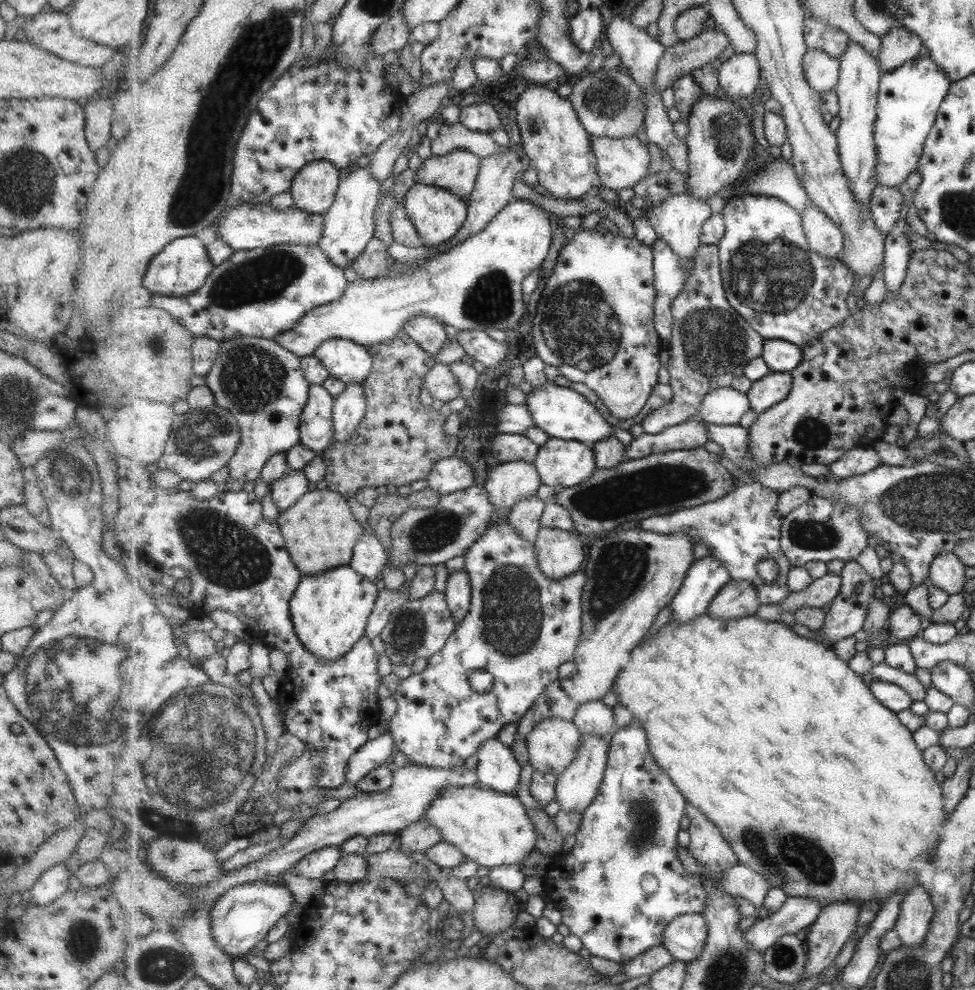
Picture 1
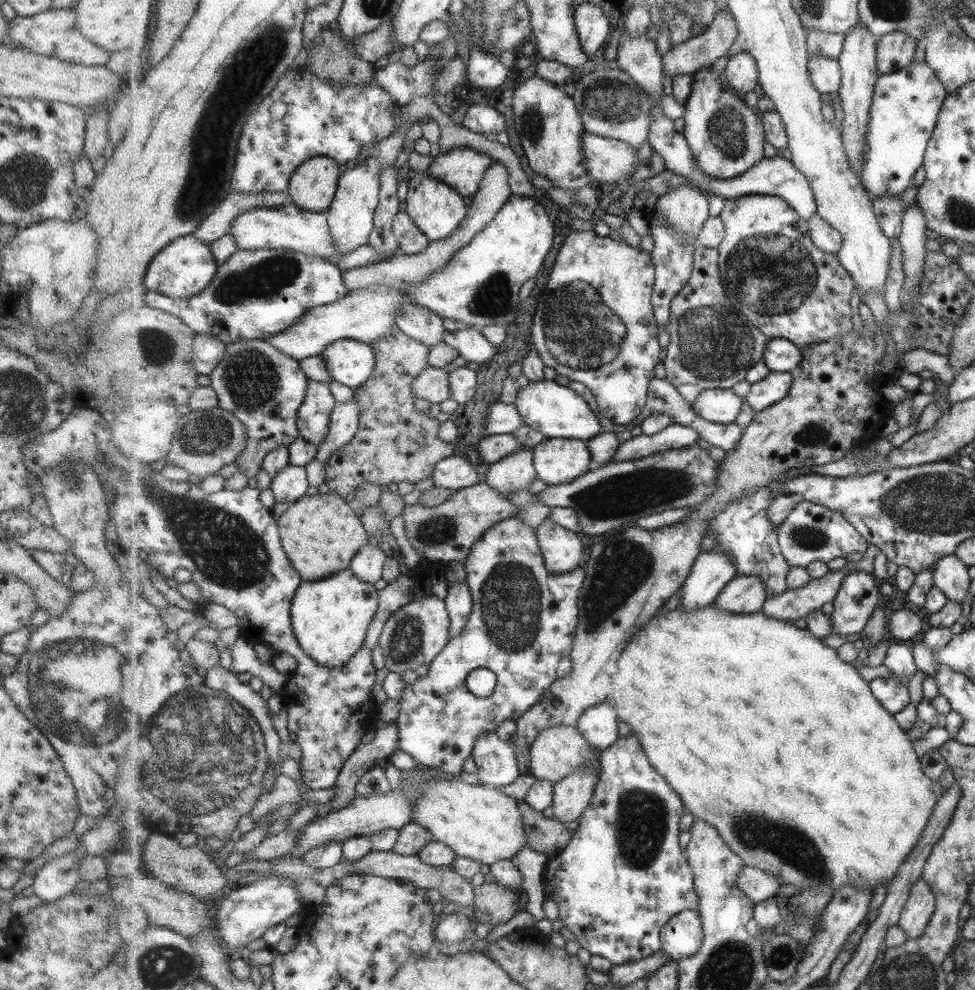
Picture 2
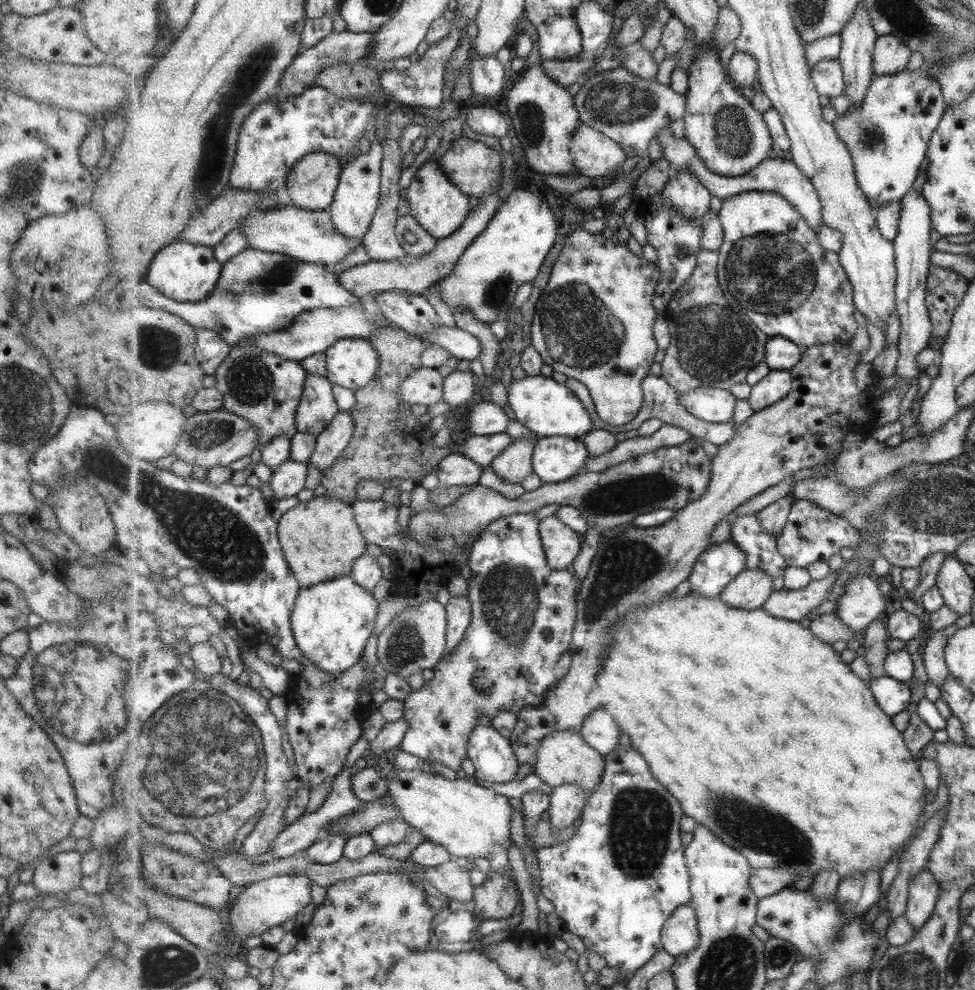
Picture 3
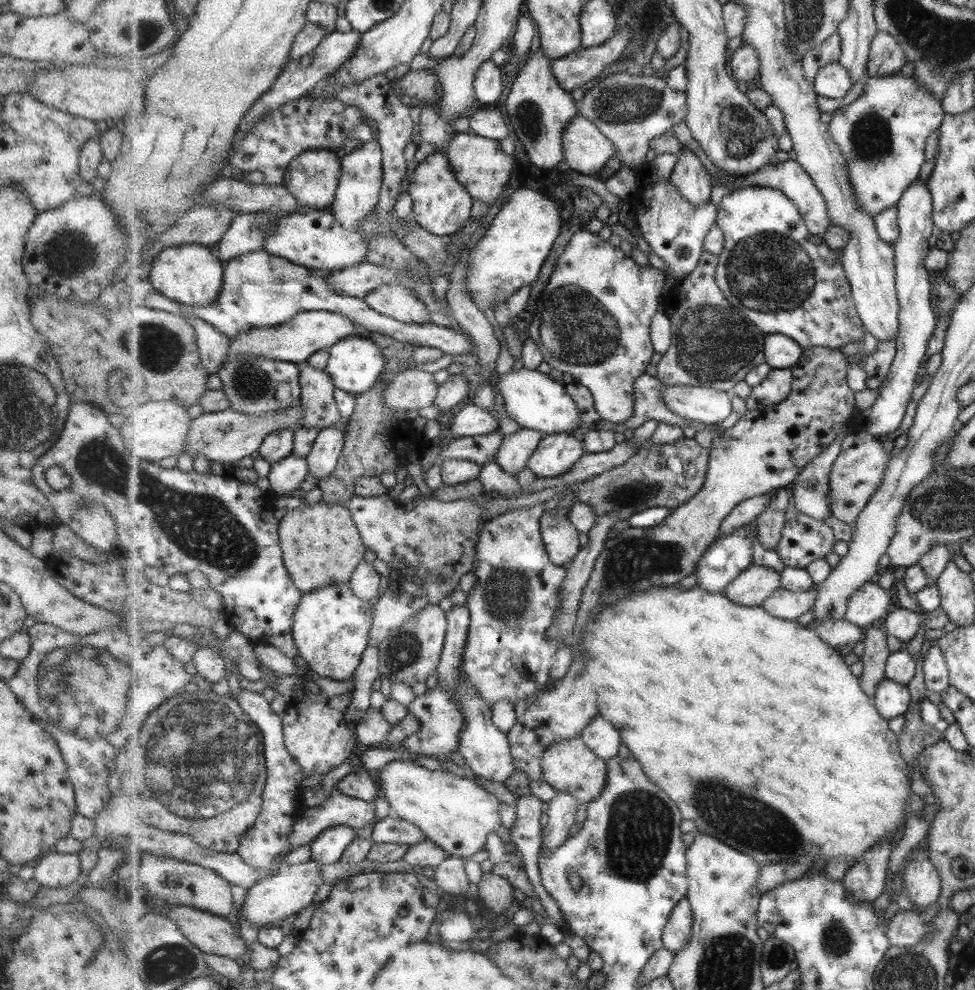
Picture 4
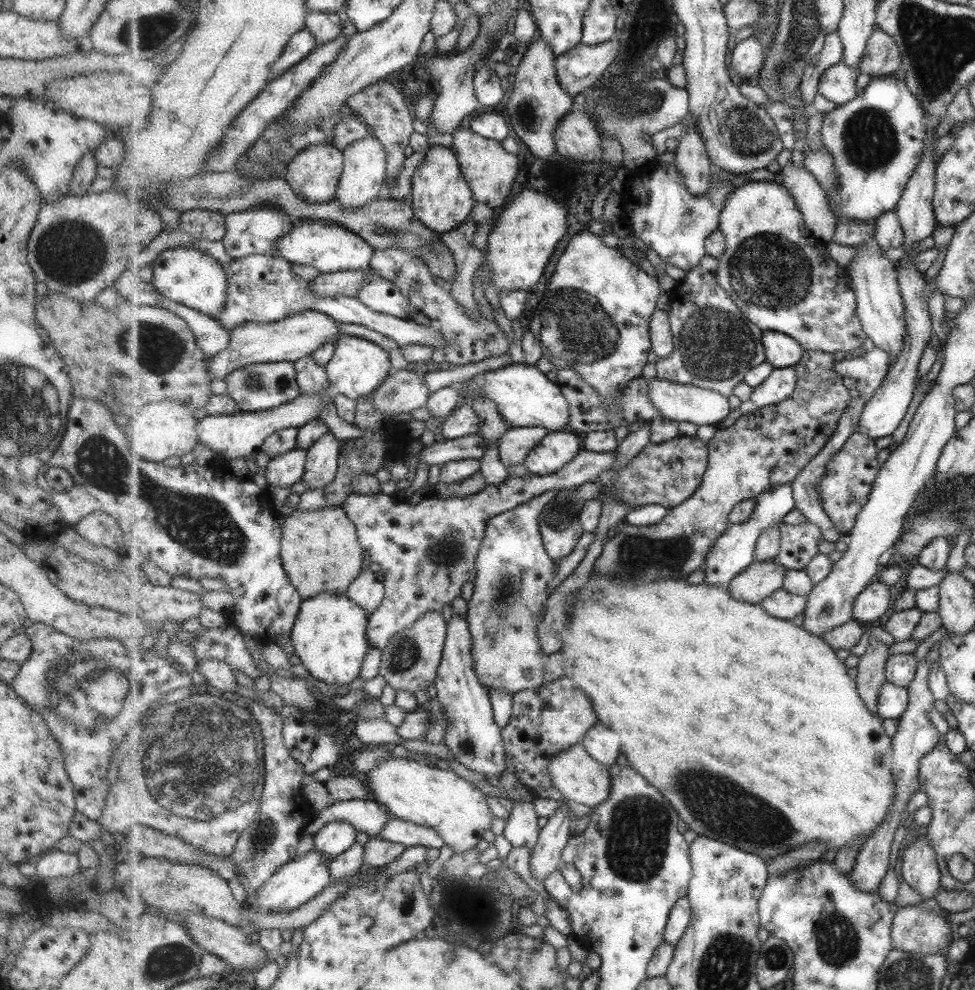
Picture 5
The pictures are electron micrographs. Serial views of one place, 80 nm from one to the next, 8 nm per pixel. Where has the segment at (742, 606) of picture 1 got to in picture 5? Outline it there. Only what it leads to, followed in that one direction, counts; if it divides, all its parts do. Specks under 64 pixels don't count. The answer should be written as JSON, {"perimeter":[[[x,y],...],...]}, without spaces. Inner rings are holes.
{"perimeter":[[[756,562],[727,586],[736,600],[757,604],[784,589],[788,568],[775,562]]]}

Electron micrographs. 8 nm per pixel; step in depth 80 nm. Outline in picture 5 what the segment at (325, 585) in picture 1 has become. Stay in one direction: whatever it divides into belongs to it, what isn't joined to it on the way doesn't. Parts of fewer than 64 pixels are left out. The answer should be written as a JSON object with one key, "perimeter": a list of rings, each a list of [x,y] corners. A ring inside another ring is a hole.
{"perimeter":[[[321,593],[308,598],[301,605],[297,622],[292,630],[295,655],[313,677],[326,684],[346,686],[361,677],[365,658],[373,648],[369,637],[369,614],[353,602],[347,593]]]}

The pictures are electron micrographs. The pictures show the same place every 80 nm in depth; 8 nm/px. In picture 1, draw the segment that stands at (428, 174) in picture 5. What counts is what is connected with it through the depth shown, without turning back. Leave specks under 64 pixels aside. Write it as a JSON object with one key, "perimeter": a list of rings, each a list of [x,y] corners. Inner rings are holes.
{"perimeter":[[[414,183],[405,195],[403,205],[409,218],[415,224],[419,236],[426,244],[426,248],[447,243],[461,230],[465,220],[468,219],[468,206],[460,196],[449,192],[448,189],[437,188],[429,184]]]}

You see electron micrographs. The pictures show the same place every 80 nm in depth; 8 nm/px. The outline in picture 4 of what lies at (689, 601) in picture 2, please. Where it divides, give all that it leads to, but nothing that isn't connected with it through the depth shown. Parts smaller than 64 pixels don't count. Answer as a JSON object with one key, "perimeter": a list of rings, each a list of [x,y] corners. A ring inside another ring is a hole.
{"perimeter":[[[759,521],[752,523],[747,527],[735,530],[731,536],[720,538],[709,548],[703,559],[699,561],[697,576],[697,584],[705,590],[705,592],[721,592],[722,594],[737,579],[742,572],[753,566],[753,537],[759,535]]]}

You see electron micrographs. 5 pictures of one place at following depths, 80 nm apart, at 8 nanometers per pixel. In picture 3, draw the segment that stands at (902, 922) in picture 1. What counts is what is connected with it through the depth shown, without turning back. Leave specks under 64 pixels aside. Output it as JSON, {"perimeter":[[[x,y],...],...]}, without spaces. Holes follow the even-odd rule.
{"perimeter":[[[925,868],[911,879],[909,890],[910,897],[905,916],[919,932],[933,914],[940,888],[933,878],[933,873]]]}

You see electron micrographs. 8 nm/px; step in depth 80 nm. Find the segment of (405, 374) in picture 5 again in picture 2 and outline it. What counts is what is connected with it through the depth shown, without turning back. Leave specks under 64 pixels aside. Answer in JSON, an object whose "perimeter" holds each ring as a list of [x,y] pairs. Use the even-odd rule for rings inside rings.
{"perimeter":[[[429,367],[412,382],[413,394],[433,404],[441,404],[451,396],[450,373],[445,368]]]}

